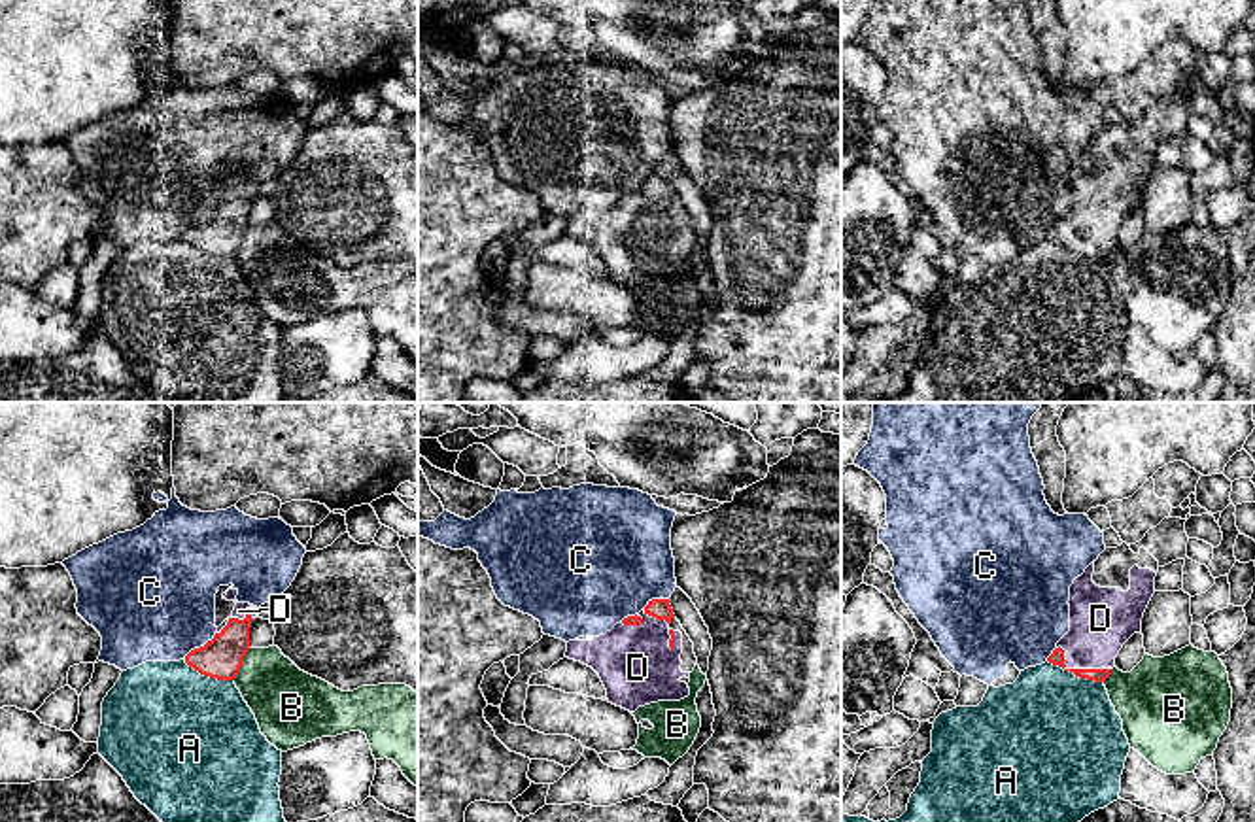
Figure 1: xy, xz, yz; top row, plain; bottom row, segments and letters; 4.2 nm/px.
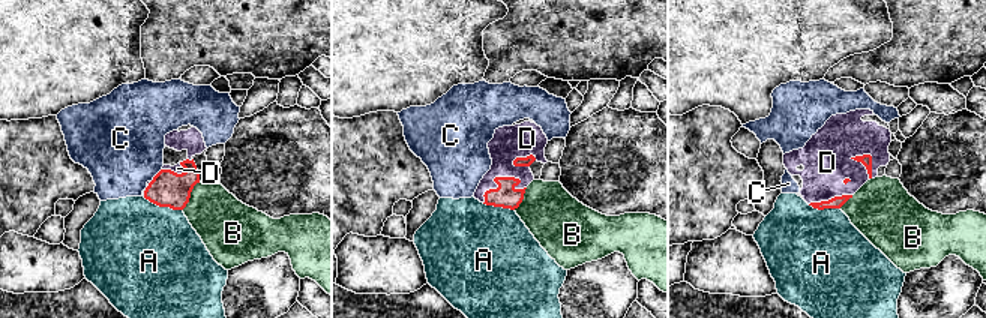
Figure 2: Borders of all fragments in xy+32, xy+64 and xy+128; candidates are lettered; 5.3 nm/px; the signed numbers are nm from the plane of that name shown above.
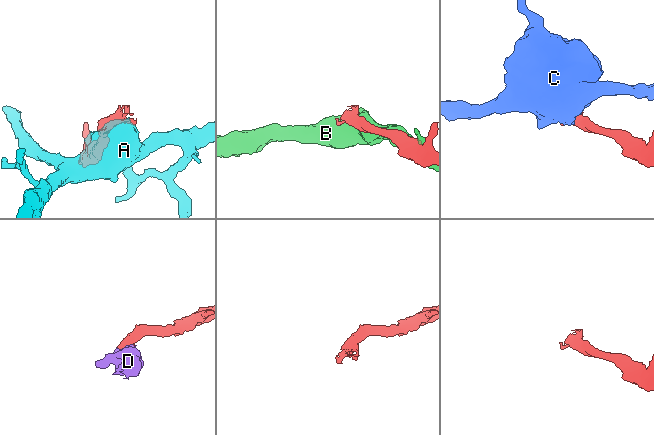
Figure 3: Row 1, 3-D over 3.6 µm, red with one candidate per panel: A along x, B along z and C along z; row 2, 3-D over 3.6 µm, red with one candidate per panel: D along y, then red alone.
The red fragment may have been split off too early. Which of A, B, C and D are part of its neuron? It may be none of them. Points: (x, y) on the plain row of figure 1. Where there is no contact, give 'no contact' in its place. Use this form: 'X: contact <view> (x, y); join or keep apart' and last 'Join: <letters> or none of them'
A: contact yz (1076, 252); keep apart
B: contact xy (240, 240); keep apart
C: contact xy (201, 223); keep apart
D: contact yz (1078, 246); join
Join: D

